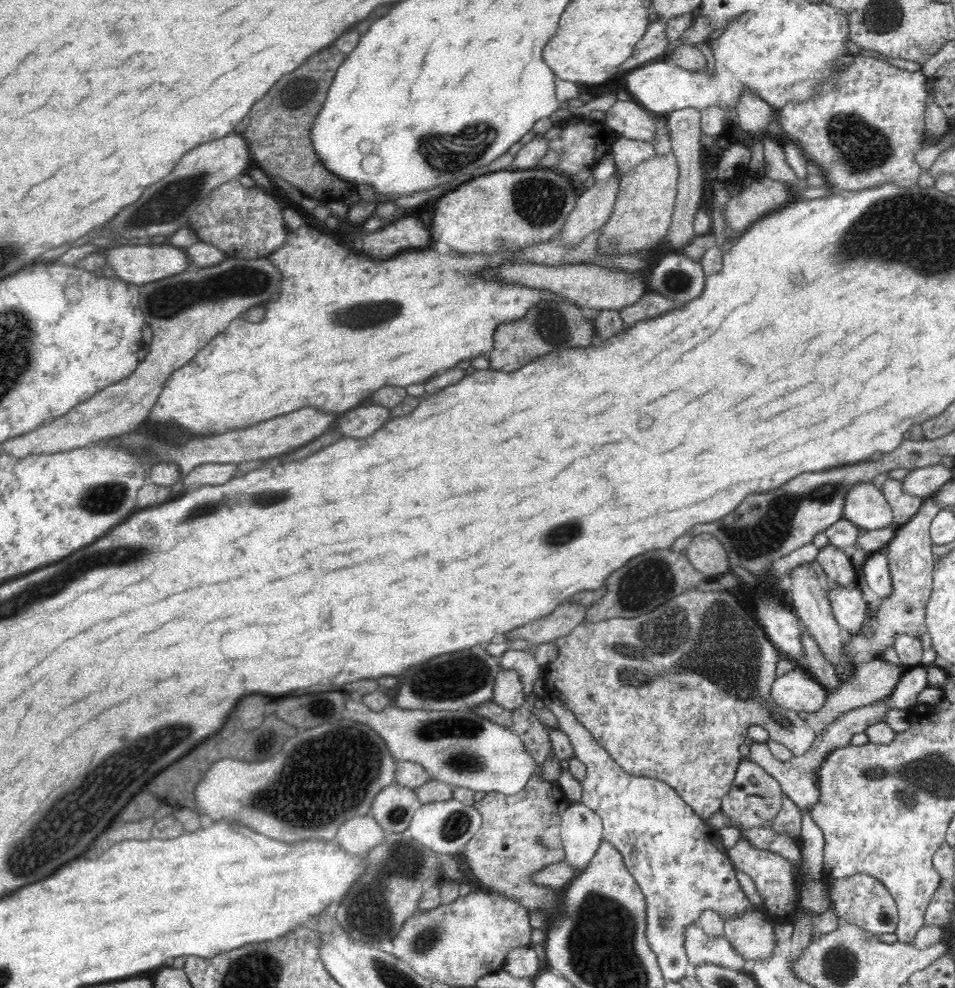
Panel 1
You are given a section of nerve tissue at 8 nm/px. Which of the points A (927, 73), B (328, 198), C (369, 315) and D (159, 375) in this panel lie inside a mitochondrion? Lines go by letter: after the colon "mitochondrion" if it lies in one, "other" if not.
A: other
B: other
C: mitochondrion
D: other

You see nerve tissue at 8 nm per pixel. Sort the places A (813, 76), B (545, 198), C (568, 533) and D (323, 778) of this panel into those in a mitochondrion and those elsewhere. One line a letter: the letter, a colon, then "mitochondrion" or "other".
A: other
B: mitochondrion
C: mitochondrion
D: mitochondrion

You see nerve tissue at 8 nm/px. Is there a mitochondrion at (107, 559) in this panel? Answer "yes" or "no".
yes

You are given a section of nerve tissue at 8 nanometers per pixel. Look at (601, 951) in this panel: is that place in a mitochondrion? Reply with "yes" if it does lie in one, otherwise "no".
yes

